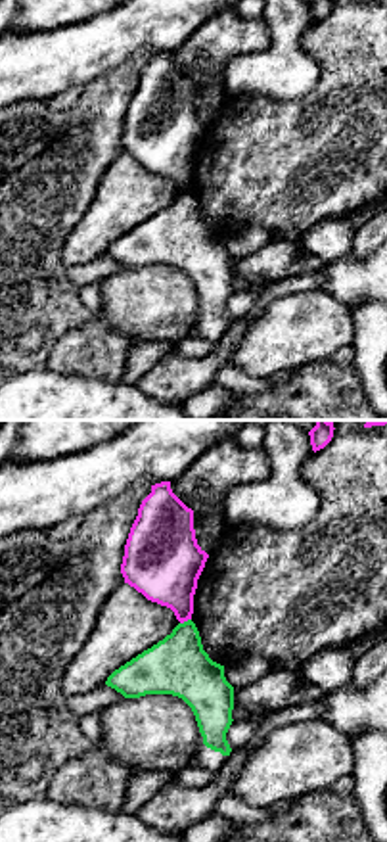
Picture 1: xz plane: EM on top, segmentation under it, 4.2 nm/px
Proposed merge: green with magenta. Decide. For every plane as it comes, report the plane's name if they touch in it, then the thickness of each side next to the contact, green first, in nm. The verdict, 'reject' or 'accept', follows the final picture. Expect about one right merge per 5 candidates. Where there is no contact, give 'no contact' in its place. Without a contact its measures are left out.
xz | 240/300 nm

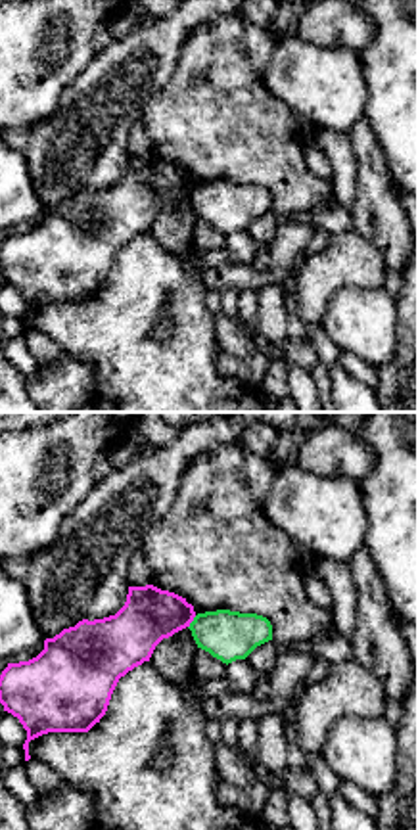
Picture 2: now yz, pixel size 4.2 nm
yz | 220/220 nm

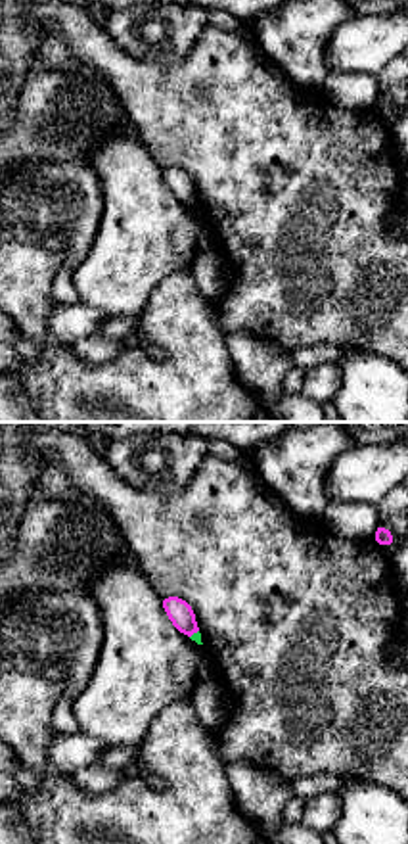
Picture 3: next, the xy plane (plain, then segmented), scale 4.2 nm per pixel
xy | 40/100 nm

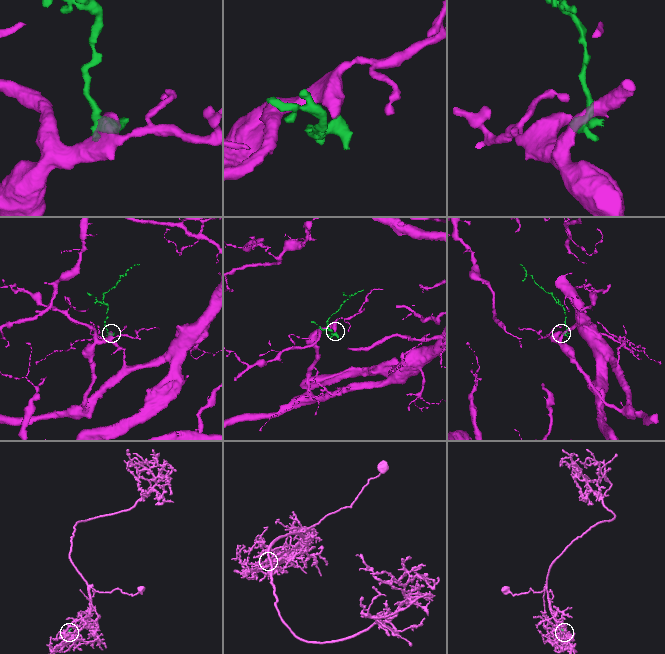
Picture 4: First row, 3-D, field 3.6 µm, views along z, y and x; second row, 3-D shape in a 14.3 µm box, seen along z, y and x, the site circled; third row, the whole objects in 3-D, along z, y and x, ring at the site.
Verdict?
reject

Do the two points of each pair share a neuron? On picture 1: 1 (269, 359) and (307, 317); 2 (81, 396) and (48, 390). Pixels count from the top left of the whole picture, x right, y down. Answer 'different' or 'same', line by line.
1: same
2: same

